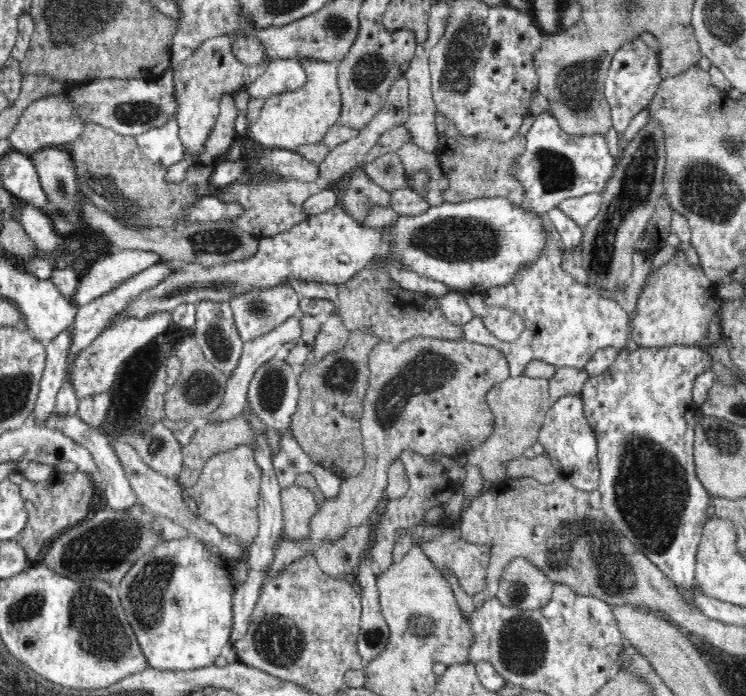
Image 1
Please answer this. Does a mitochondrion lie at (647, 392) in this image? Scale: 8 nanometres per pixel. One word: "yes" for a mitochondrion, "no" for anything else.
no

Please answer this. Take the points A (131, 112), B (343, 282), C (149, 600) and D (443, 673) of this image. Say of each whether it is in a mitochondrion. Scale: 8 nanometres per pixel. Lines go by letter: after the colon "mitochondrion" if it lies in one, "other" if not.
A: mitochondrion
B: other
C: mitochondrion
D: other

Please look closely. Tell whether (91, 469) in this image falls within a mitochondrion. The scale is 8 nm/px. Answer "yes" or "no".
no

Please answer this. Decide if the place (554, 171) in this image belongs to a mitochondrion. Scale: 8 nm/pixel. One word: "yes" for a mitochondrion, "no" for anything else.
yes

